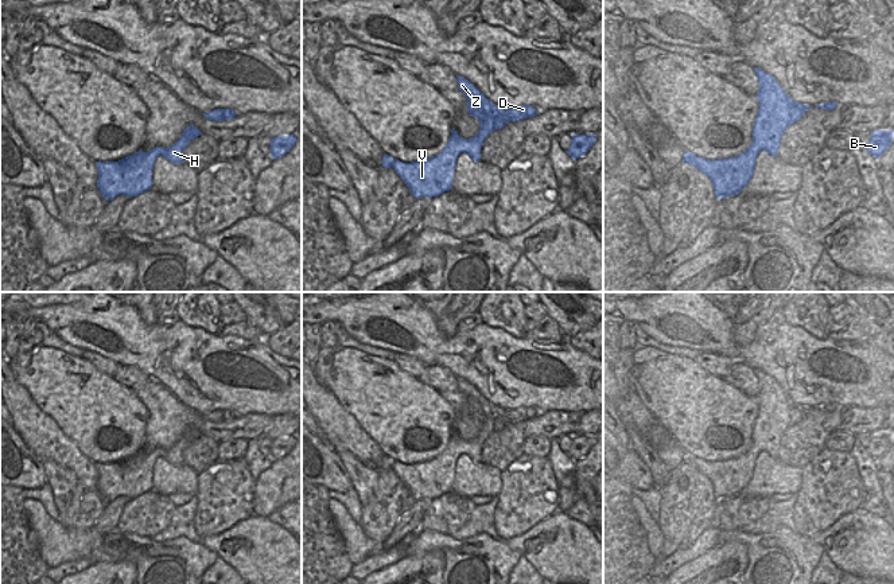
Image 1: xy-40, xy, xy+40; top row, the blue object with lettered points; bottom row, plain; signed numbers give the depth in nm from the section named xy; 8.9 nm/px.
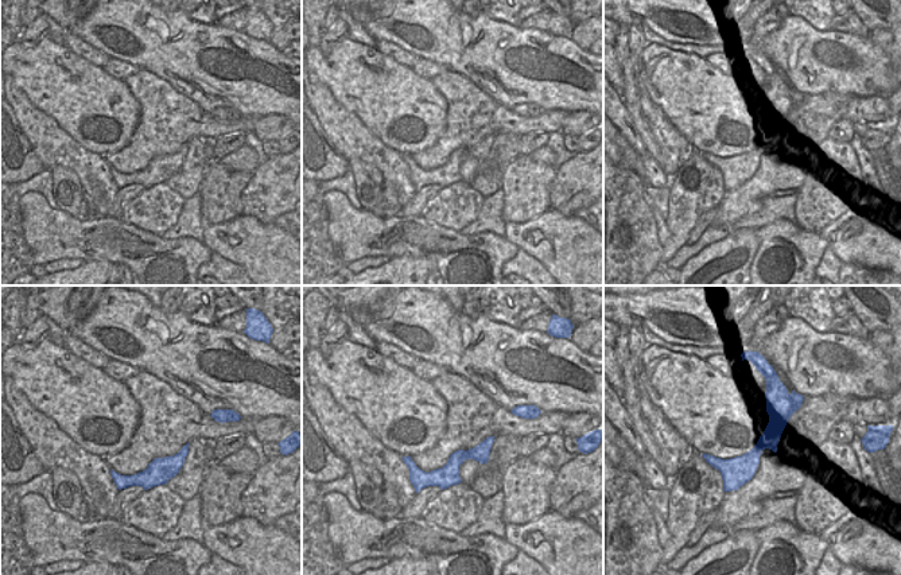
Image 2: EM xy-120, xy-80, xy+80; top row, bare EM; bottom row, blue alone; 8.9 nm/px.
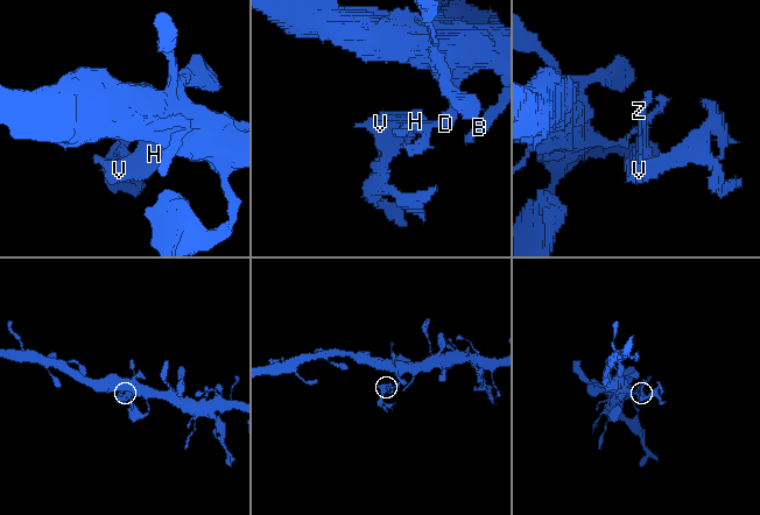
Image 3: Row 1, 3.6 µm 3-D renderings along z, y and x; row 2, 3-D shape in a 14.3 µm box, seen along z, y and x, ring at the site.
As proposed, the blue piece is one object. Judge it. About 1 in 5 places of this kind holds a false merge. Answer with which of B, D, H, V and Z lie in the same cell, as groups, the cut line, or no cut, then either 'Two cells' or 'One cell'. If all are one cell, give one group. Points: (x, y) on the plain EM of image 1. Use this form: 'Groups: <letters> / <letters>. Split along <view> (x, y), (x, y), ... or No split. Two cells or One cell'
Groups: B D / H V Z. Split along xy (496, 409), (510, 421). Two cells.

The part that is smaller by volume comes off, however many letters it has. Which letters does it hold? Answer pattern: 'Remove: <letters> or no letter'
Remove: H, V, Z

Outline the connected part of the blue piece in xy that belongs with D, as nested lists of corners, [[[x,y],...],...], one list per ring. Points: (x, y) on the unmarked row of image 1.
[[[520,406],[514,410],[506,410],[506,409],[497,409],[497,412],[502,416],[510,420],[510,423],[520,423],[525,420],[532,420],[537,417],[537,412],[532,406]]]

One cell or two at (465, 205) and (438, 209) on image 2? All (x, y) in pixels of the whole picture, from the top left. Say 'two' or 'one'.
one

